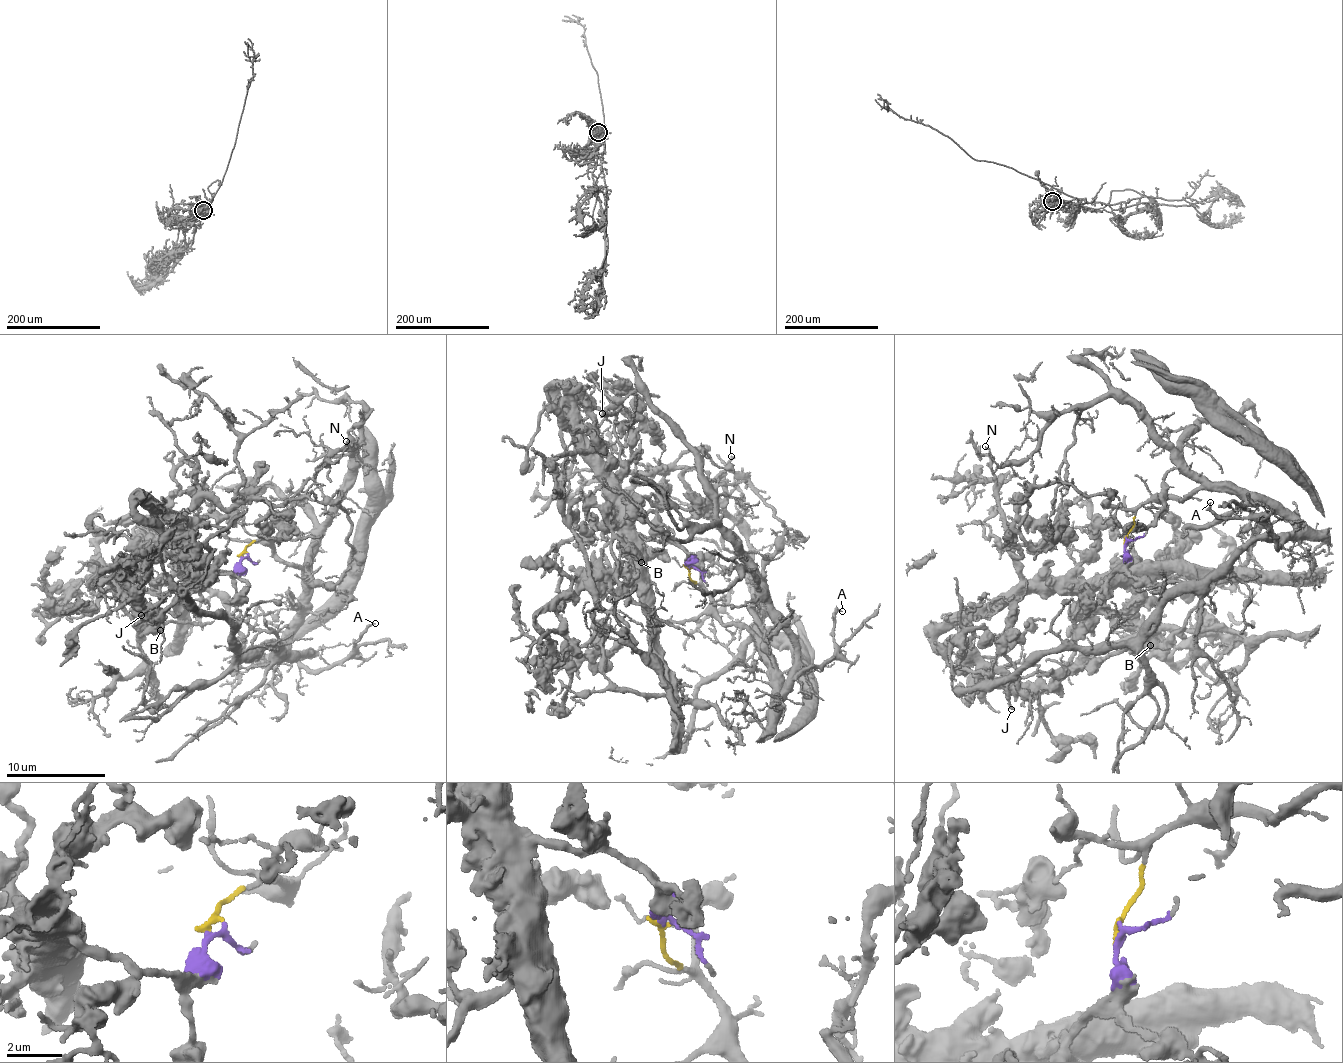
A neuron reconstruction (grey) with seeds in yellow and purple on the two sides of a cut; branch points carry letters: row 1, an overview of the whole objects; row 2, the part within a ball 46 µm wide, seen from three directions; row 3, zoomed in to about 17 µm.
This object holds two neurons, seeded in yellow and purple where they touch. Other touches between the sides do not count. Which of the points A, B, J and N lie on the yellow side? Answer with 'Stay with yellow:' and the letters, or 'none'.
Stay with yellow: A, N

